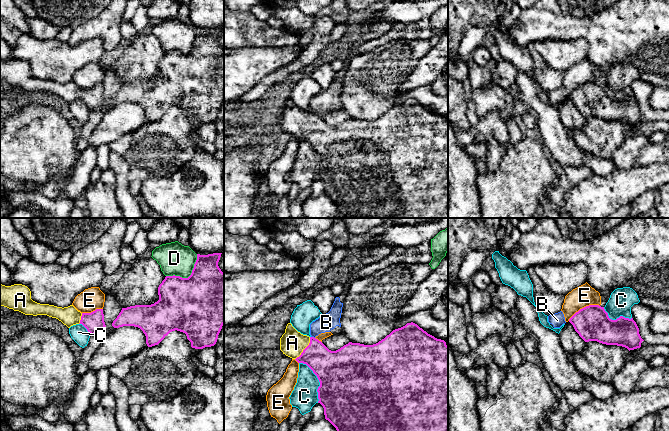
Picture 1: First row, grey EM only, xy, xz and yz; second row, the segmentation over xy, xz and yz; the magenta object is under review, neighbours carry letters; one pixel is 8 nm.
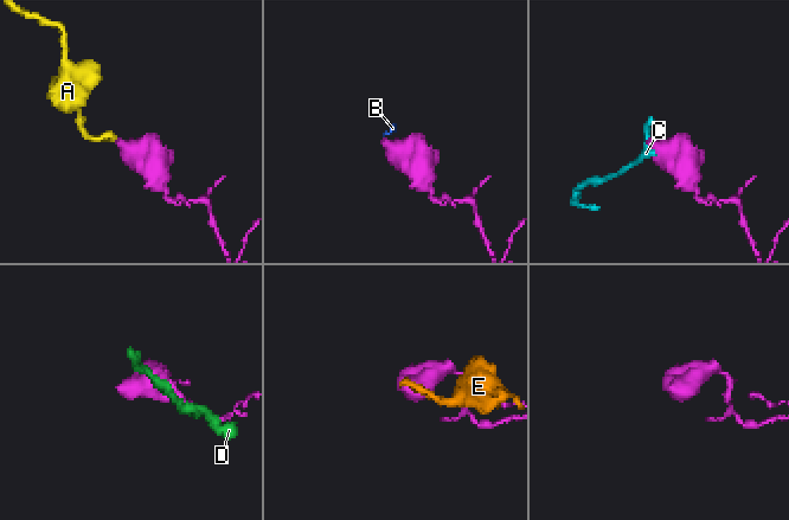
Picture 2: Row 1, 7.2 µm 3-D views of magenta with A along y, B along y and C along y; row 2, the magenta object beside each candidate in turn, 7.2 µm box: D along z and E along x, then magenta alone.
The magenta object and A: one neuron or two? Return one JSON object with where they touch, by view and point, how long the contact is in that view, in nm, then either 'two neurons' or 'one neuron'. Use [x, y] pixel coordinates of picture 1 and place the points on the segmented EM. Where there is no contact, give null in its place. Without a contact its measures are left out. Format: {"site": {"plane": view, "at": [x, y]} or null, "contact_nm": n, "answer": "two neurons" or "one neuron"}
{"site": {"plane": "xz", "at": [305, 348]}, "contact_nm": 220, "answer": "one neuron"}

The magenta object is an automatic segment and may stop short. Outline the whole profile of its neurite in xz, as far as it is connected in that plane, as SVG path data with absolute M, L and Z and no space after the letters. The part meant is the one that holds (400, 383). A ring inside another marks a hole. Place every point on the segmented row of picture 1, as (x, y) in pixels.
M413 322L393 330L376 344L364 345L349 342L336 351L329 350L321 341L314 337L301 334L291 323L288 323L285 333L280 338L280 350L298 363L306 364L317 376L320 382L320 386L317 389L318 403L324 408L325 419L337 431L448 431L448 346L444 340L428 334Z

